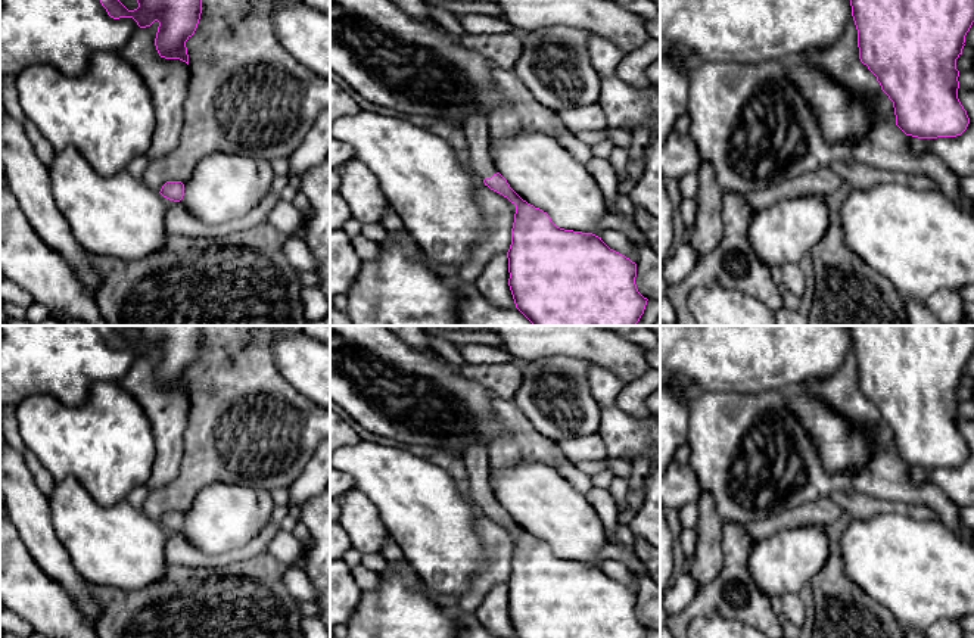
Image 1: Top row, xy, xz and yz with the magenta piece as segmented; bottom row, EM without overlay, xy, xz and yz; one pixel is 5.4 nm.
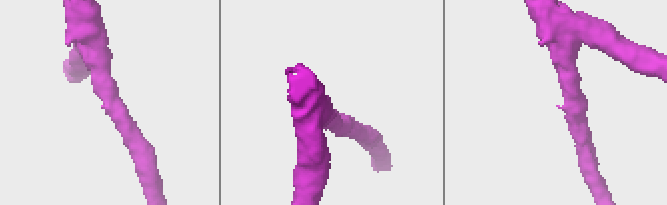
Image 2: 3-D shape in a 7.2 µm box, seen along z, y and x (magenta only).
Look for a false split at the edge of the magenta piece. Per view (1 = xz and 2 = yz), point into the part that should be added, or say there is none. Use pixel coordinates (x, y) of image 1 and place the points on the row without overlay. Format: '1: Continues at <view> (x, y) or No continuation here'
1: Continues at xz (476, 458)
2: No continuation here

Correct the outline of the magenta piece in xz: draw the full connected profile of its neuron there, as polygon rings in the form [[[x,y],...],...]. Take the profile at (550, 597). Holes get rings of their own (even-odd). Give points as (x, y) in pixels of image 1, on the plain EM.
[[[472,442],[463,460],[469,499],[516,535],[507,582],[516,638],[645,638],[648,629],[635,614],[635,592],[592,563],[557,557],[510,517],[489,483],[488,446]]]

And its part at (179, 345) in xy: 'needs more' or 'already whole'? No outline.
already whole

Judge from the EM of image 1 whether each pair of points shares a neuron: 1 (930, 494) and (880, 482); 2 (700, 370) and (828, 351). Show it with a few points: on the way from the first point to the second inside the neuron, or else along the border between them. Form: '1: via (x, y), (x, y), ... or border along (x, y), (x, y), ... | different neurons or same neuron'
1: via (918, 494), (904, 491), (892, 482) | same neuron
2: via (733, 351), (796, 351) | same neuron

